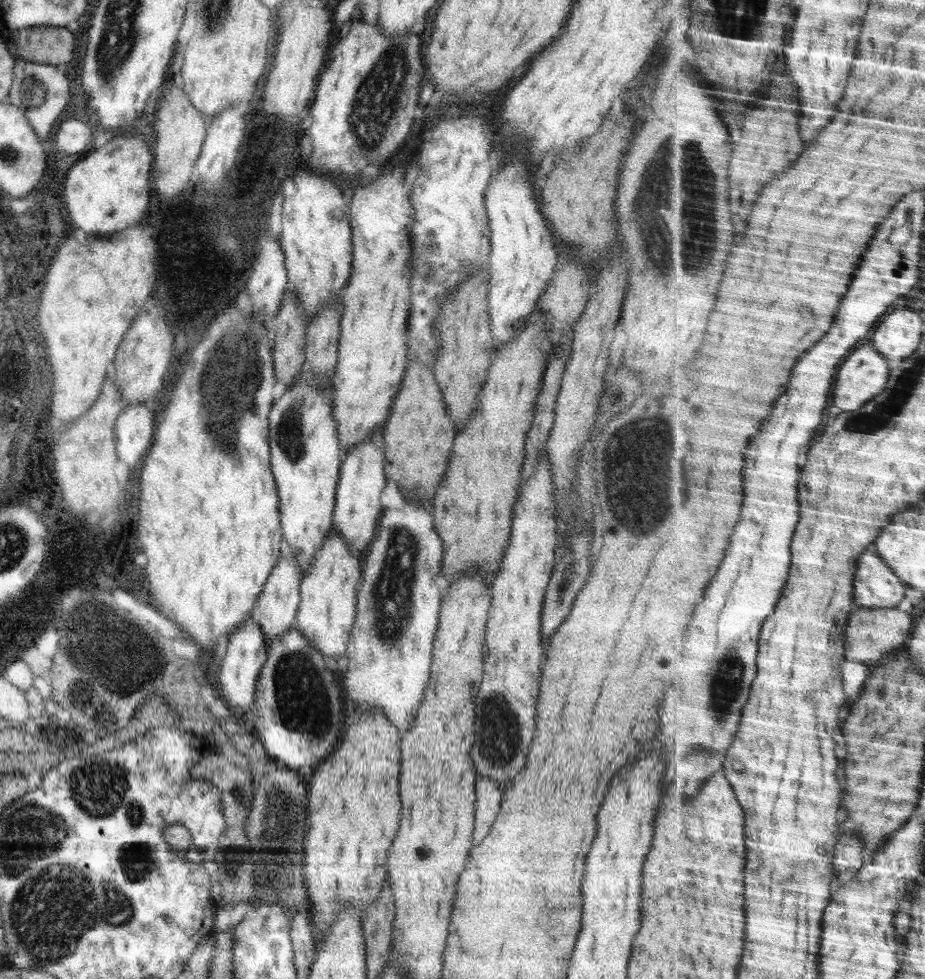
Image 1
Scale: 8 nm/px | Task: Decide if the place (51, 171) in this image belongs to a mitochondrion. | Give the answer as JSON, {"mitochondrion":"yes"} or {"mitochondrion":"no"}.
{"mitochondrion":"no"}

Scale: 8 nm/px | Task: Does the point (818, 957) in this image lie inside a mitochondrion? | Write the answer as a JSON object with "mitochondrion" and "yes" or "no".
{"mitochondrion":"no"}

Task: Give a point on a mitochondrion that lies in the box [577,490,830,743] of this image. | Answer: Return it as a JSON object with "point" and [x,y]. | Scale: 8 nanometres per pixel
{"point":[726,685]}

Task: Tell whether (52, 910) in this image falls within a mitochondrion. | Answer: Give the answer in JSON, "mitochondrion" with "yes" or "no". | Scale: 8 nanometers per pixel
{"mitochondrion":"yes"}

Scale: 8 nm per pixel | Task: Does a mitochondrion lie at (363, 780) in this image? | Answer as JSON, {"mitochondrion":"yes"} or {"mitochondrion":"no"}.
{"mitochondrion":"no"}

